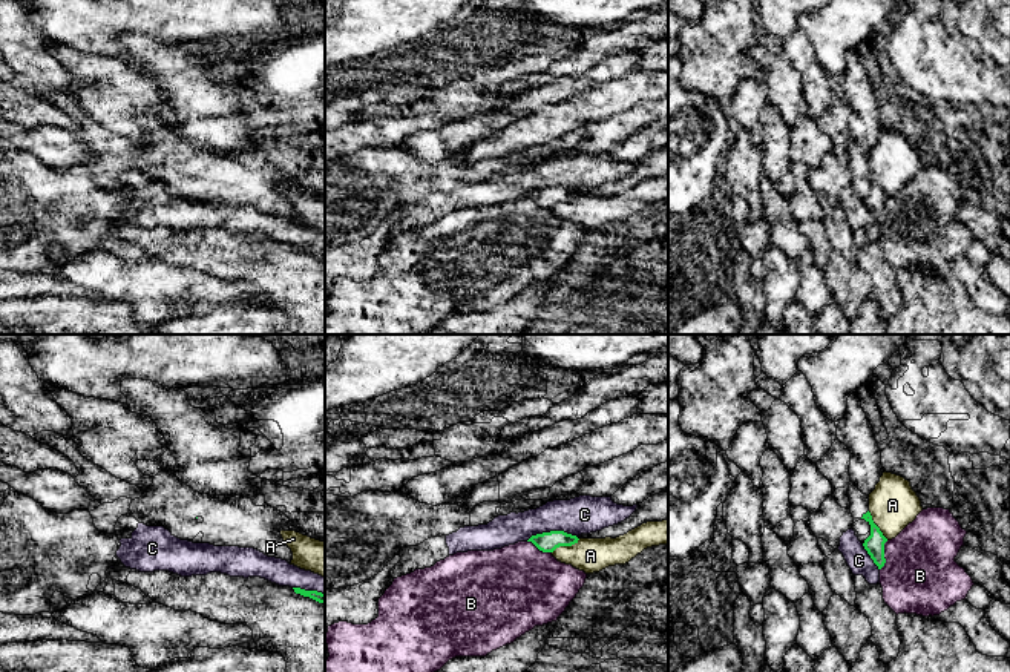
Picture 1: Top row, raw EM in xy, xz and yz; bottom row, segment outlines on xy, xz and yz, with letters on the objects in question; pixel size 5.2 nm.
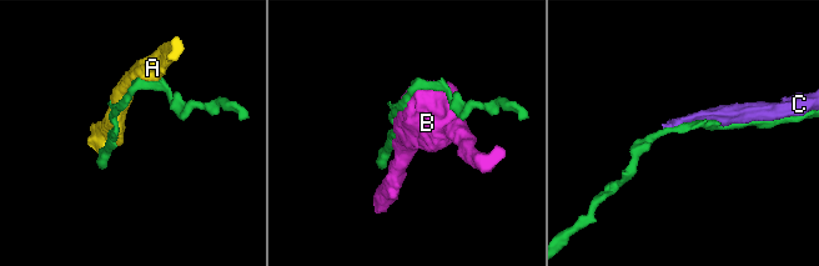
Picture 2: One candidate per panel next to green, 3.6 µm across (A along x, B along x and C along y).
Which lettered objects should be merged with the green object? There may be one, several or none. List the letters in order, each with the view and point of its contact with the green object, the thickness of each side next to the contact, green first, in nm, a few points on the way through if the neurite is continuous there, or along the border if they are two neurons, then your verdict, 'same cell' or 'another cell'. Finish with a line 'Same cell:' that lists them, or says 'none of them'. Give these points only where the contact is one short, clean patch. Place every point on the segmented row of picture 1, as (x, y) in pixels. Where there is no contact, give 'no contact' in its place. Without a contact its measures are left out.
A: contact xz (566, 545); calibres 110 and 180 nm; another cell
B: contact yz (883, 556); calibres 100 and 400 nm; another cell
C: contact xz (550, 531); calibres 110 and 200 nm; another cell
Same cell: none of them

